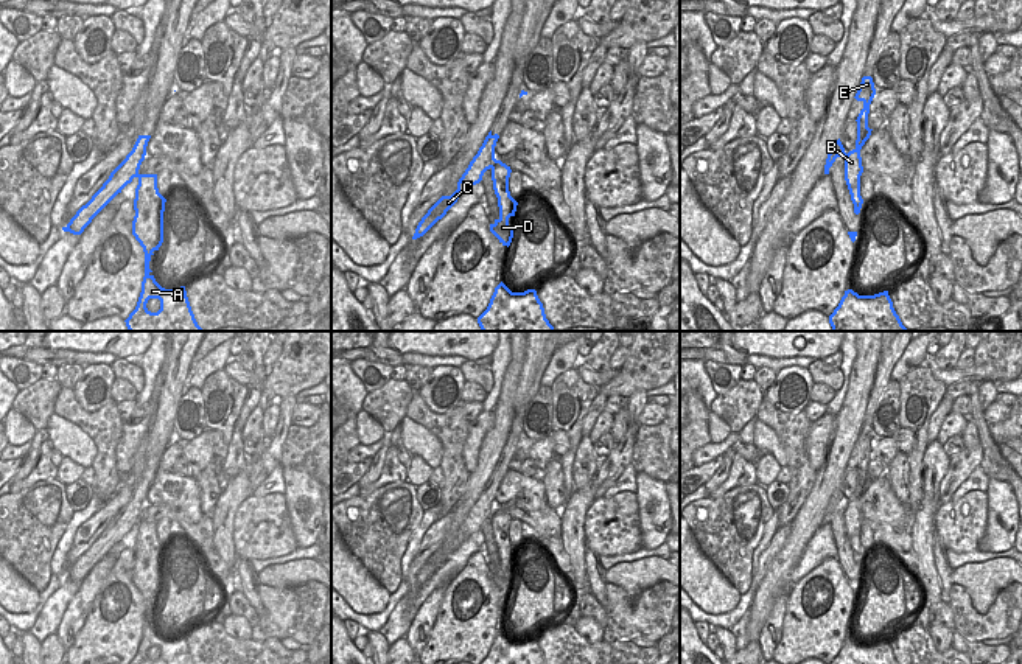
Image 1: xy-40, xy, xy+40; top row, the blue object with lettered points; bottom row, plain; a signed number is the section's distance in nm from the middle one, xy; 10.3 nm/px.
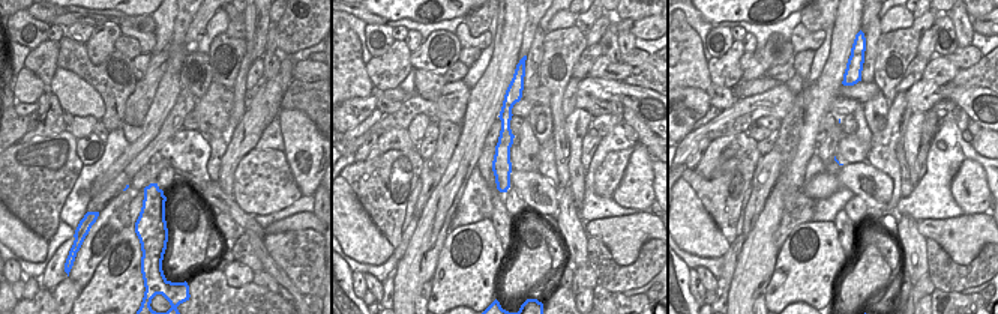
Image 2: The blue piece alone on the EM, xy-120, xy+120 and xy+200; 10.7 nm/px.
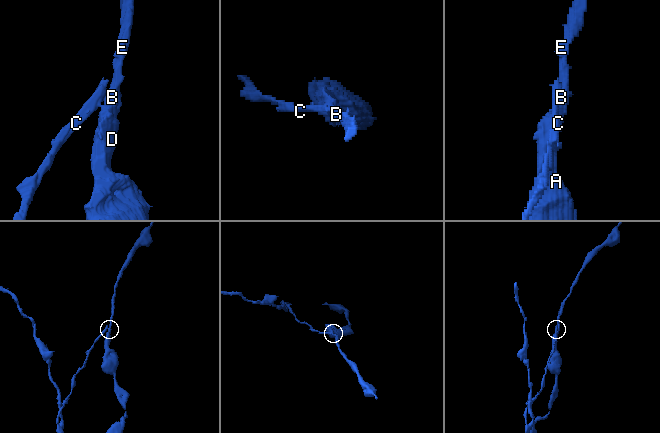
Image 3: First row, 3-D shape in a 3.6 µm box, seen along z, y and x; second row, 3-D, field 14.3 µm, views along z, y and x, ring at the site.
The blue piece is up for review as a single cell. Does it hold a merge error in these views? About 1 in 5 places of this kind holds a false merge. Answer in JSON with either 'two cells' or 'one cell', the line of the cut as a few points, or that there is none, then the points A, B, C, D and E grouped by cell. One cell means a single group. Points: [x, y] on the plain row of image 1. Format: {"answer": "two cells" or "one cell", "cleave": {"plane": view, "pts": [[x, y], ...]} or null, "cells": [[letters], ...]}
{"answer": "two cells", "cleave": {"plane": "xy", "pts": [[496, 509], [490, 515]]}, "cells": [["A", "B", "D", "E"], ["C"]]}

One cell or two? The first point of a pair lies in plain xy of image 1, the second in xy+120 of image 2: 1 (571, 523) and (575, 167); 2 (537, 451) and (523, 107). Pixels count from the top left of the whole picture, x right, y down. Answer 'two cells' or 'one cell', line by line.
1: two cells
2: one cell

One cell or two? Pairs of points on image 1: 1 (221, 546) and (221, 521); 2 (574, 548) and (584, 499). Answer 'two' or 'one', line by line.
1: one
2: one

